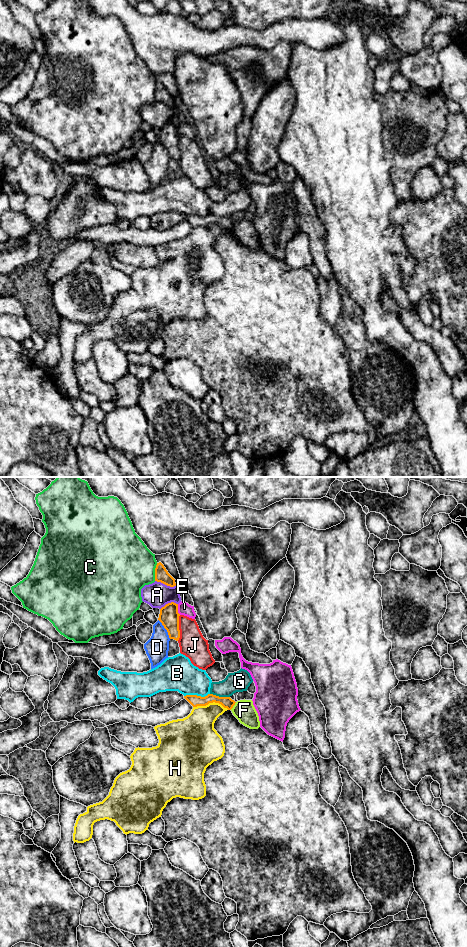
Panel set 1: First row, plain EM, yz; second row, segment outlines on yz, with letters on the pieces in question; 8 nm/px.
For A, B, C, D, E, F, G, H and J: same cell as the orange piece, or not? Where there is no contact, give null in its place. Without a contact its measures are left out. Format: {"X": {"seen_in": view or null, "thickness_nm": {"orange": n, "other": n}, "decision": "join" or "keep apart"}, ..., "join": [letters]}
{"A": {"seen_in": "yz", "thickness_nm": {"orange": 110, "other": 200}, "decision": "keep apart"}, "B": {"seen_in": "yz", "thickness_nm": {"orange": 90, "other": 280}, "decision": "keep apart"}, "C": {"seen_in": "yz", "thickness_nm": {"orange": 110, "other": 460}, "decision": "keep apart"}, "D": {"seen_in": "yz", "thickness_nm": {"orange": 160, "other": 190}, "decision": "keep apart"}, "E": {"seen_in": "yz", "thickness_nm": {"orange": 160, "other": 100}, "decision": "keep apart"}, "F": {"seen_in": "yz", "thickness_nm": {"orange": 90, "other": 170}, "decision": "keep apart"}, "G": {"seen_in": "yz", "thickness_nm": {"orange": 90, "other": 170}, "decision": "keep apart"}, "H": {"seen_in": "yz", "thickness_nm": {"orange": 90, "other": 280}, "decision": "keep apart"}, "J": {"seen_in": "yz", "thickness_nm": {"orange": 160, "other": 220}, "decision": "keep apart"}, "join": []}

